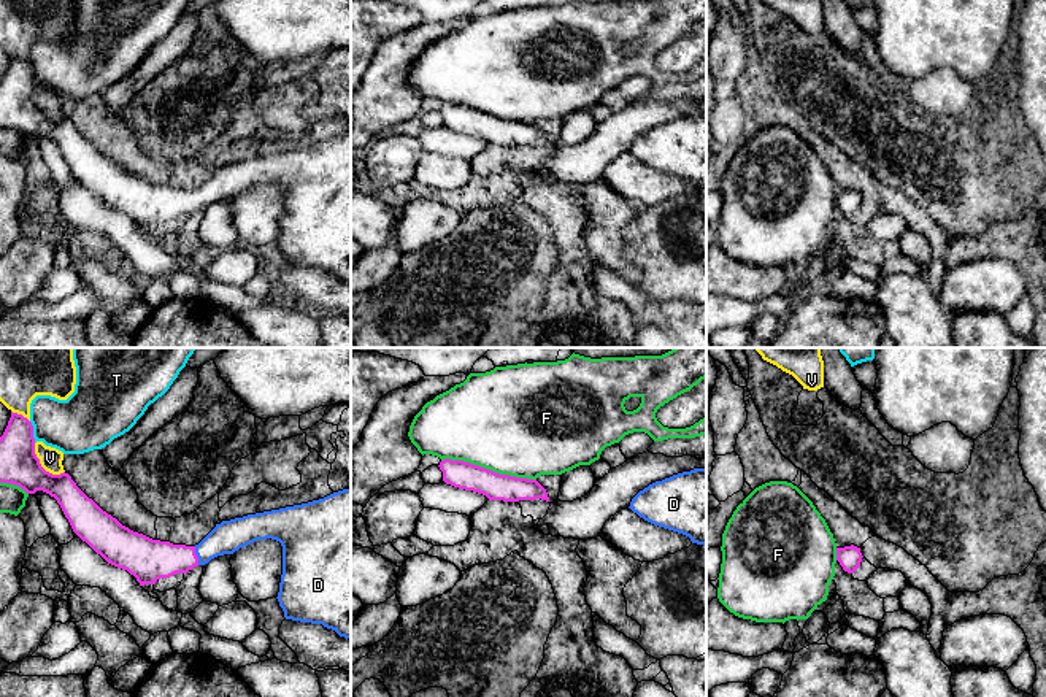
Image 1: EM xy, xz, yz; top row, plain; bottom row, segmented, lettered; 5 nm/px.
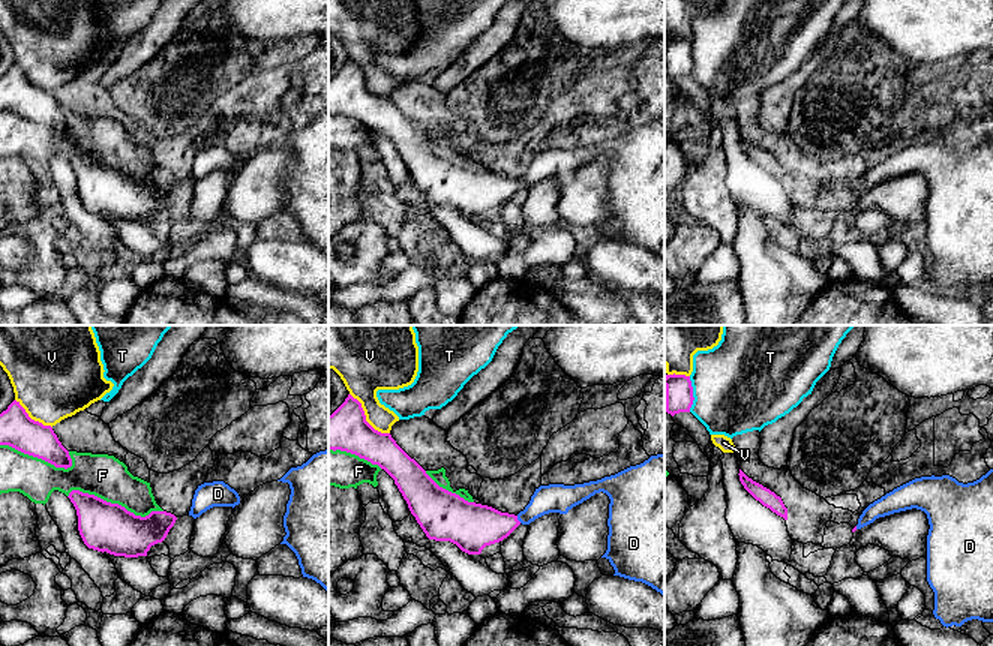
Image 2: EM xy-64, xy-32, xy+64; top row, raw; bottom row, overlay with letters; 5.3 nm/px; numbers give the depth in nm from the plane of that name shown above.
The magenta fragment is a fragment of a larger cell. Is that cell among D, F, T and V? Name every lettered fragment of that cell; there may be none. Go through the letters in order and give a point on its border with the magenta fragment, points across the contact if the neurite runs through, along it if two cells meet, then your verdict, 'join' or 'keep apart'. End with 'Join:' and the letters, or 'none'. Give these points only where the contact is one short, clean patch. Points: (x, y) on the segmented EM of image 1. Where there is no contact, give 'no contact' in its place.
D: xy (196, 556) | across xy (146, 559), (196, 556), (227, 537) | join
F: xz (489, 470) | keep apart
T: xy (32, 432) | keep apart
V: xy (40, 465) | keep apart
Join: D

